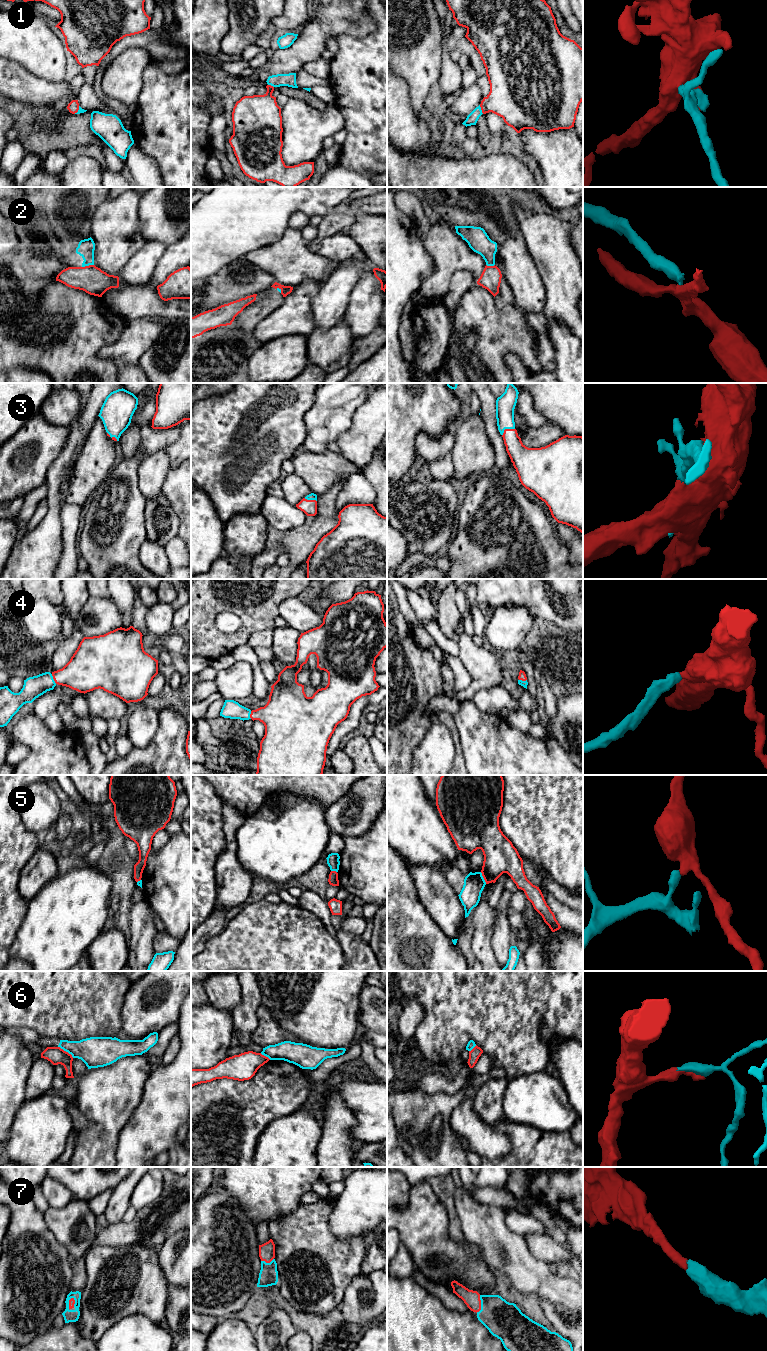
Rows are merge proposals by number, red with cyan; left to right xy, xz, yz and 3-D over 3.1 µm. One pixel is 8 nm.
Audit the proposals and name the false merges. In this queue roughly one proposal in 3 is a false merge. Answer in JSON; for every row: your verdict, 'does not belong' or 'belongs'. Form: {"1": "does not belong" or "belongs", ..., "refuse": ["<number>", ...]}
{"1": "belongs", "2": "does not belong", "3": "belongs", "4": "belongs", "5": "does not belong", "6": "does not belong", "7": "belongs", "refuse": ["2", "5", "6"]}

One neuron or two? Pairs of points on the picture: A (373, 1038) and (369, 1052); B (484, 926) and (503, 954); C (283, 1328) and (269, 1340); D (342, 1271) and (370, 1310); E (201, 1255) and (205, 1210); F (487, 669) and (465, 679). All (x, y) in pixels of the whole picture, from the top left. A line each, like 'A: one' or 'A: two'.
A: two
B: two
C: one
D: two
E: one
F: two

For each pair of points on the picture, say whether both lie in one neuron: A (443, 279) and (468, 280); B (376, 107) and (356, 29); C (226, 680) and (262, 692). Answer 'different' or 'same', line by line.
A: different
B: different
C: different

